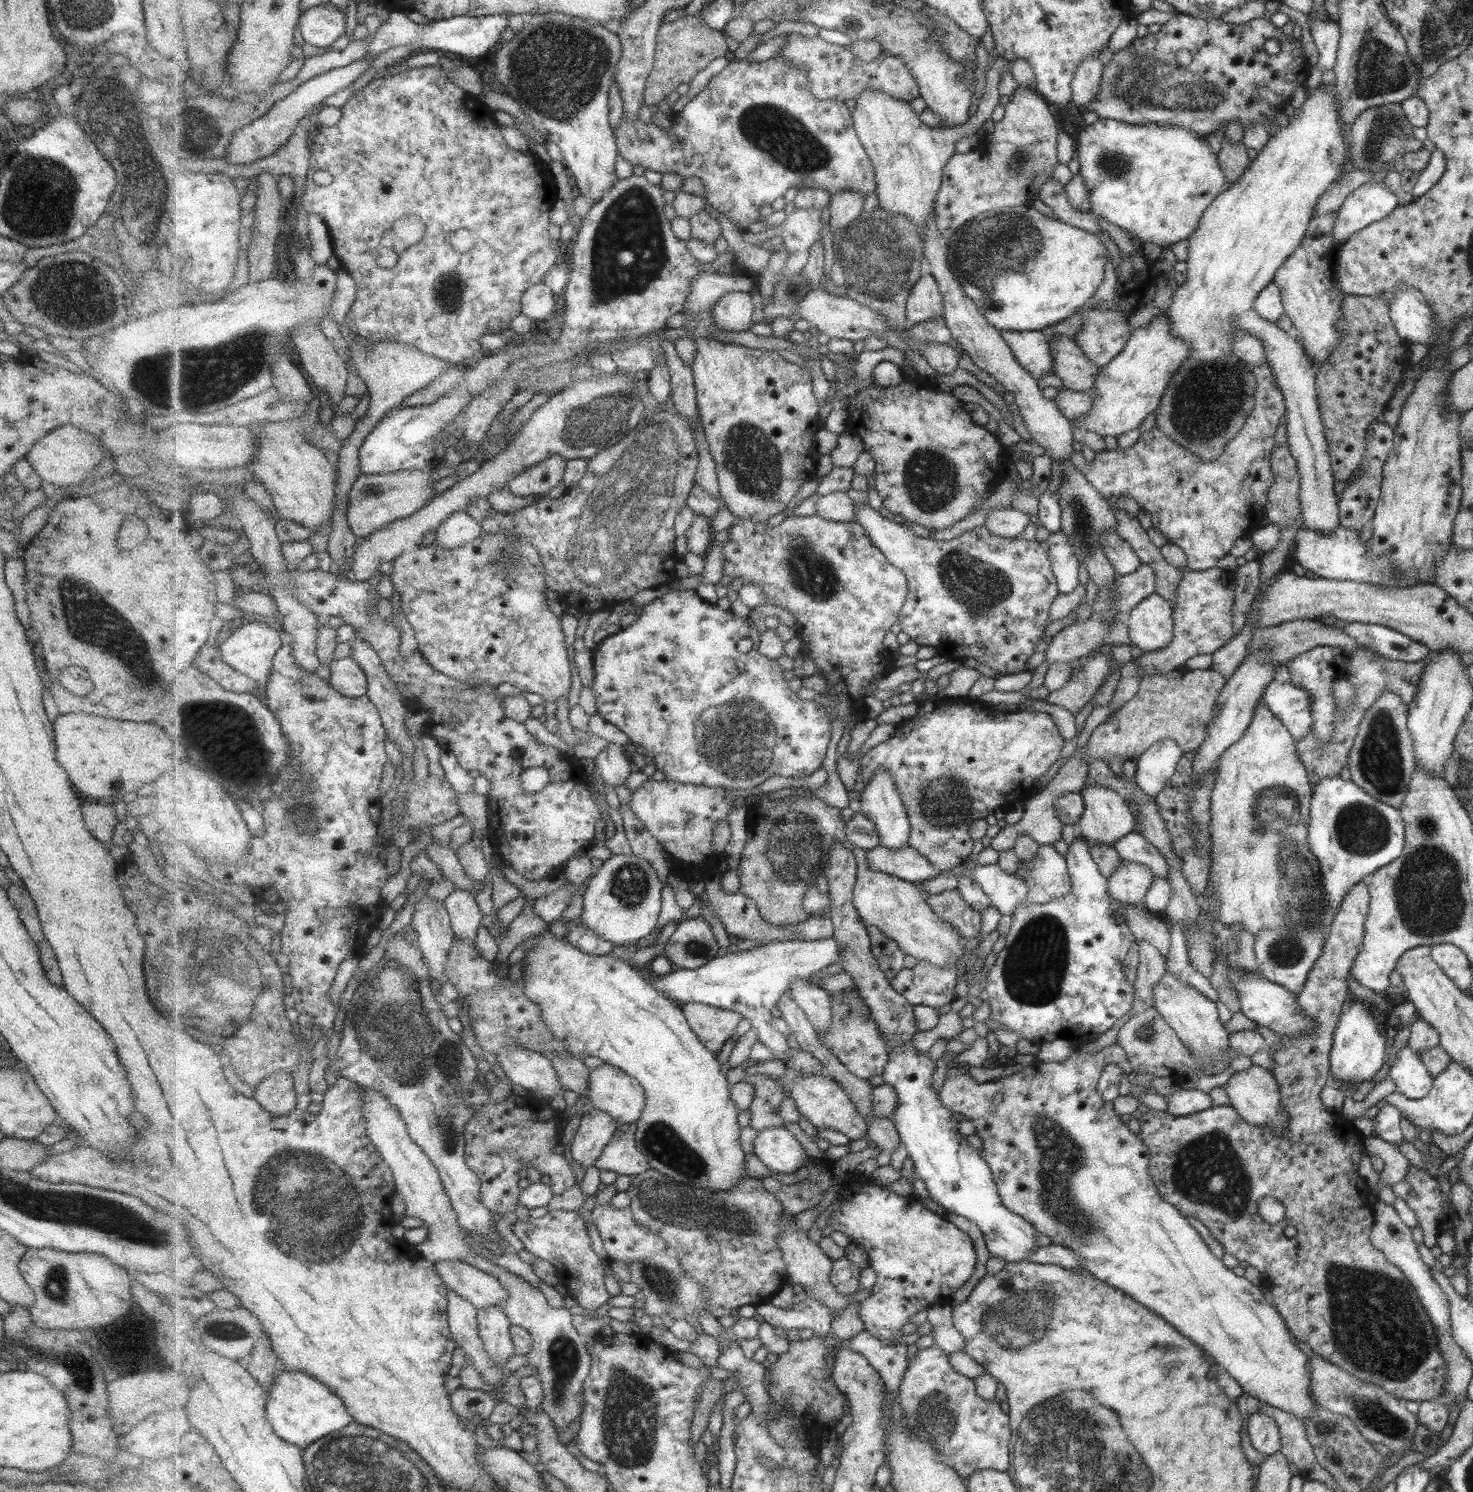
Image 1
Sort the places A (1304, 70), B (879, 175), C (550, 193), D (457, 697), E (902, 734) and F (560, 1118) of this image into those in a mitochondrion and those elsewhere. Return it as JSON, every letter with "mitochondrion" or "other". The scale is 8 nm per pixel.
{"A":"other","B":"other","C":"other","D":"mitochondrion","E":"other","F":"other"}

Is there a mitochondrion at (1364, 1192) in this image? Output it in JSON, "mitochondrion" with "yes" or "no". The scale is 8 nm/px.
{"mitochondrion":"no"}

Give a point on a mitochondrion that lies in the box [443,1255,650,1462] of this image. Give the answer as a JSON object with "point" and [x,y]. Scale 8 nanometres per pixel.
{"point":[563,1354]}

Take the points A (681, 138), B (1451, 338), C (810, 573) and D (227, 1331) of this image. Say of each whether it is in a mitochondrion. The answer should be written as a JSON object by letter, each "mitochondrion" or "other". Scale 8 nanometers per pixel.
{"A":"other","B":"other","C":"mitochondrion","D":"mitochondrion"}

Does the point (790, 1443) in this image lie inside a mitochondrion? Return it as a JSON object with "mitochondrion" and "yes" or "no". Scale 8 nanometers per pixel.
{"mitochondrion":"yes"}

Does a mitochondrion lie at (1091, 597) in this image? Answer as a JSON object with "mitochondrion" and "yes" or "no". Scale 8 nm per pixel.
{"mitochondrion":"no"}

